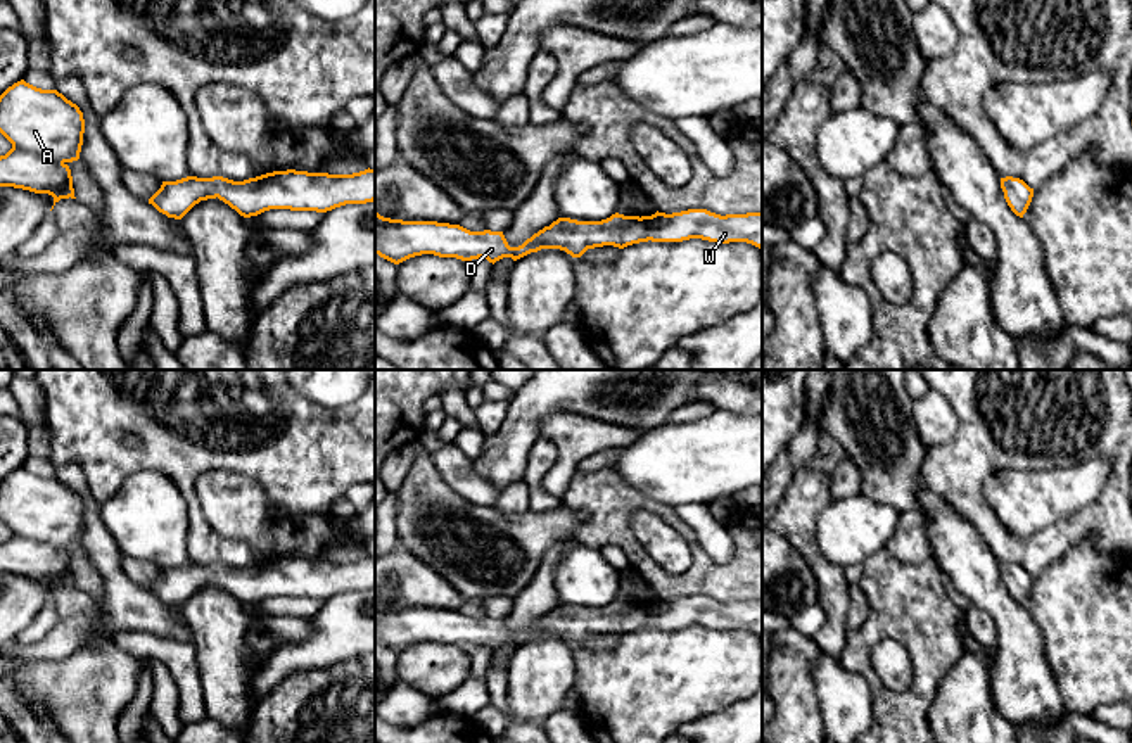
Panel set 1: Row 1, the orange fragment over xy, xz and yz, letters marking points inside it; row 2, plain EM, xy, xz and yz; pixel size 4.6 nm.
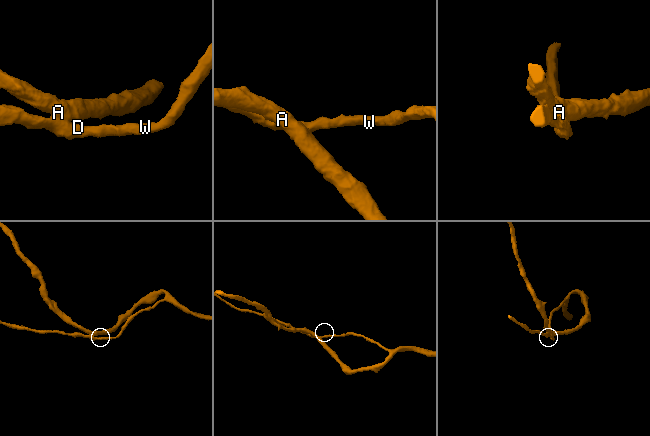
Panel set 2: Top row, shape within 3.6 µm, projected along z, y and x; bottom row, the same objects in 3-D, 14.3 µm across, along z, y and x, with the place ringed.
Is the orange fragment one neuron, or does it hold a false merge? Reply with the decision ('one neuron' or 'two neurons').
one neuron

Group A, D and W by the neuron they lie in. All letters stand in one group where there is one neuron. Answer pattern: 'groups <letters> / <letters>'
groups A D W

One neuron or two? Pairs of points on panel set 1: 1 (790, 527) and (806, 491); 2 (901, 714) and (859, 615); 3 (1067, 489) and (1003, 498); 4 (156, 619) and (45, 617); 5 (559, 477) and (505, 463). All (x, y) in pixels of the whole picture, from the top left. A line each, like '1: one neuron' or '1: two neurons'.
1: one neuron
2: two neurons
3: one neuron
4: two neurons
5: two neurons

